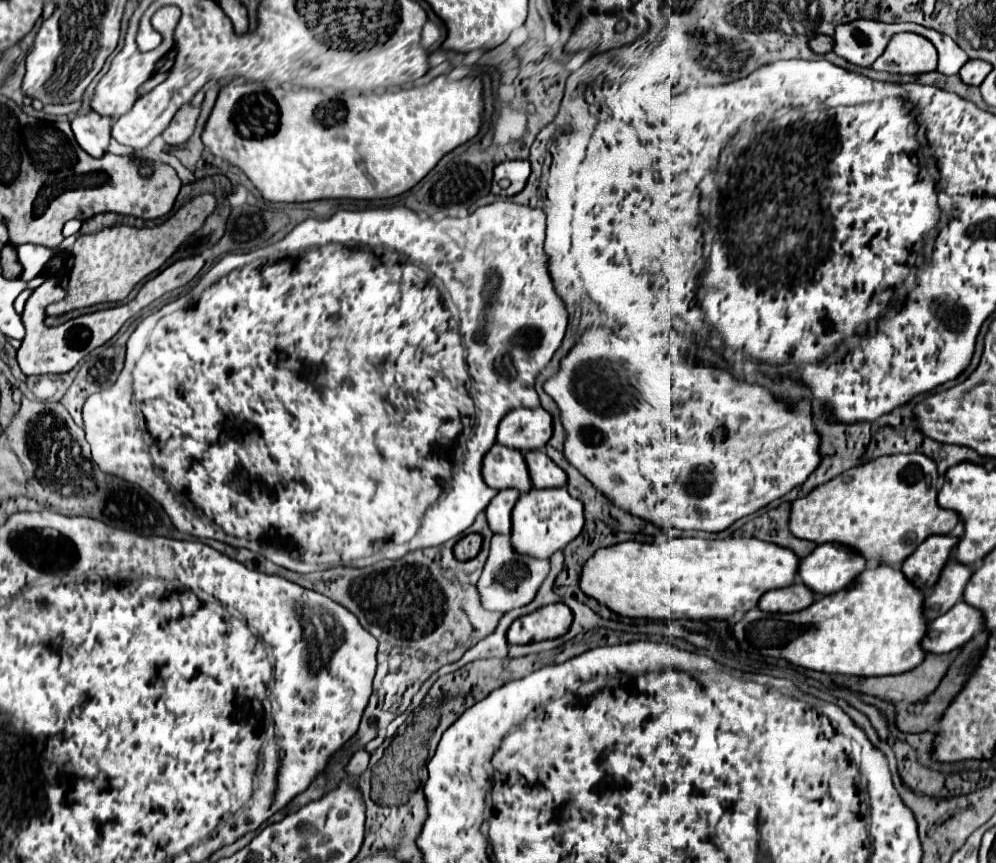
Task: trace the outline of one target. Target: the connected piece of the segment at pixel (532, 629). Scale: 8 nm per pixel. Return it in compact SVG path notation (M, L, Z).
M550 603L530 615L516 619L508 629L508 643L532 643L556 639L572 625L572 609L564 603Z

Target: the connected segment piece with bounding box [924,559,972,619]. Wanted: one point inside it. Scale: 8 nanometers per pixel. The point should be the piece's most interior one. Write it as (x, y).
(949, 590)

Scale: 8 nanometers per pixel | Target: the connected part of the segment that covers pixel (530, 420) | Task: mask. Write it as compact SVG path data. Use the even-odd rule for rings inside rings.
M544 407L512 409L498 427L498 443L518 451L540 449L546 445L550 435L552 415Z

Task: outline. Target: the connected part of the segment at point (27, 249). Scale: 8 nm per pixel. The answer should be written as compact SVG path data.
M20 245L18 247L18 259L24 267L22 279L34 279L36 275L40 275L46 267L46 263L50 261L50 251L38 245Z

